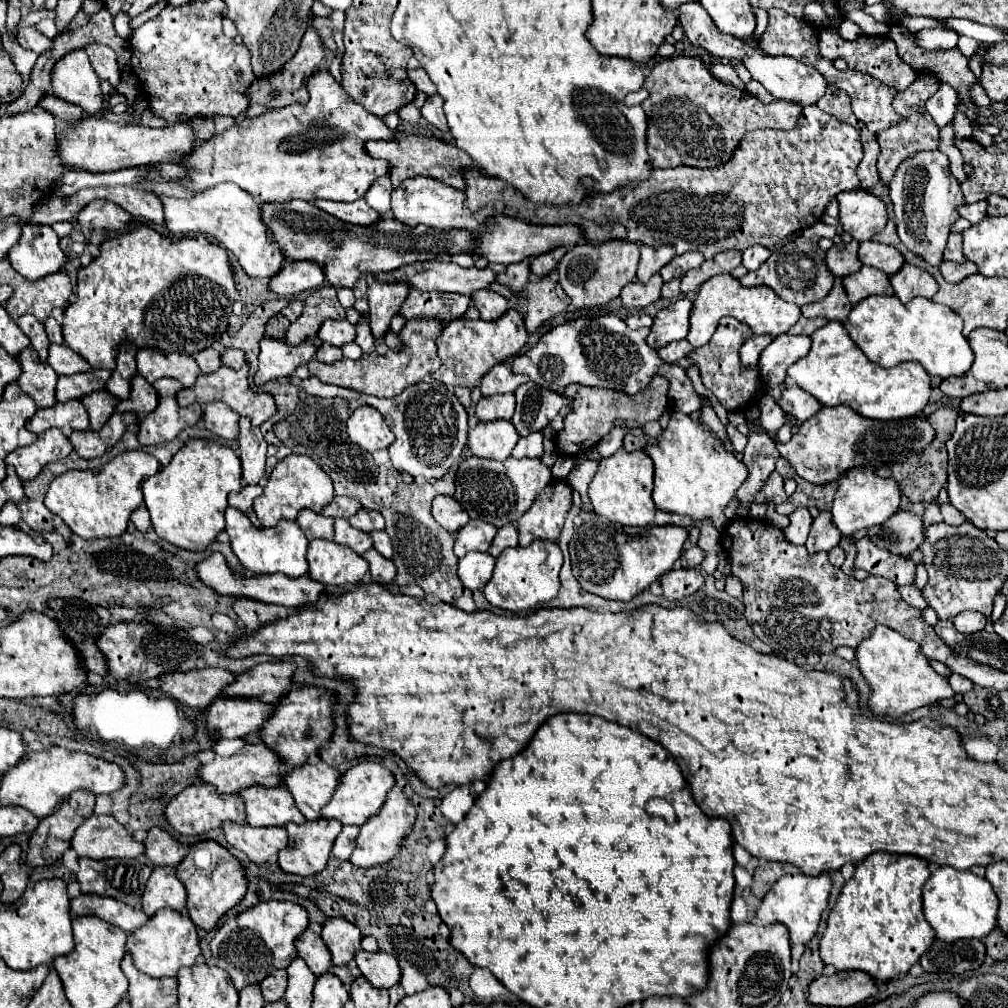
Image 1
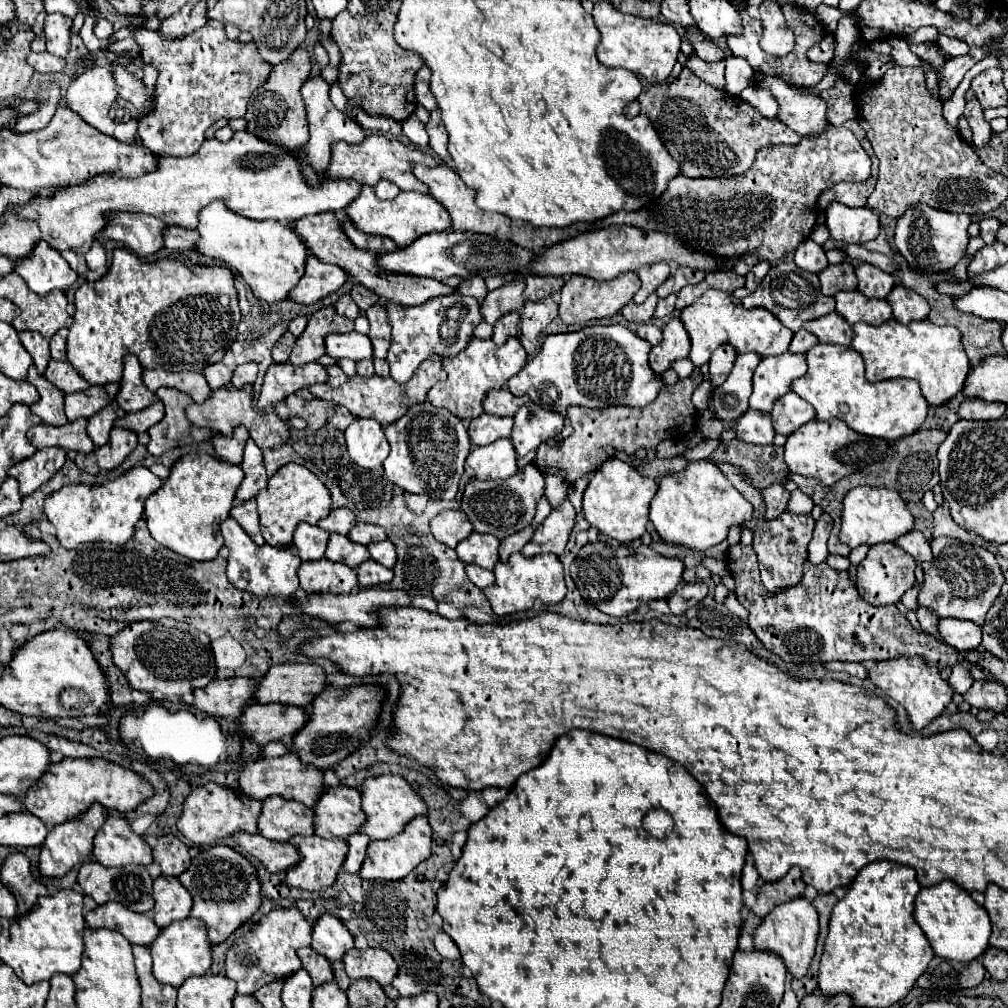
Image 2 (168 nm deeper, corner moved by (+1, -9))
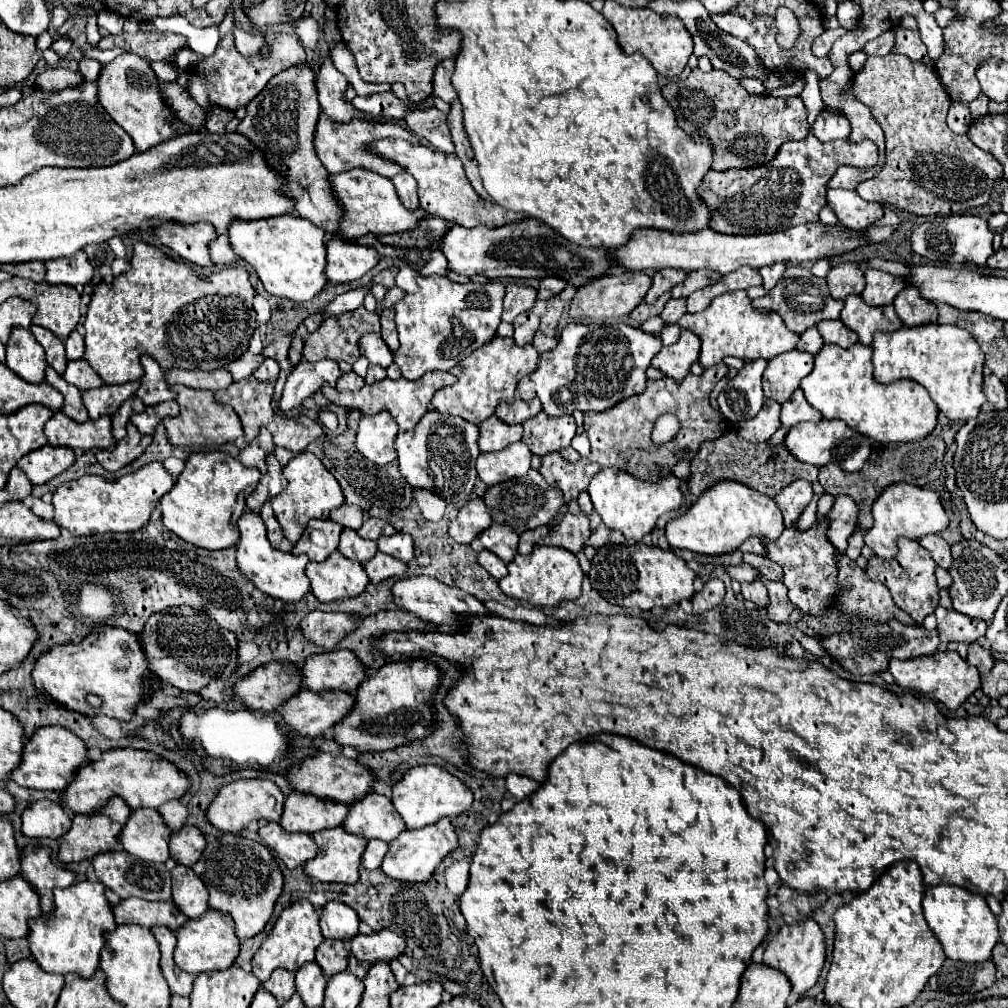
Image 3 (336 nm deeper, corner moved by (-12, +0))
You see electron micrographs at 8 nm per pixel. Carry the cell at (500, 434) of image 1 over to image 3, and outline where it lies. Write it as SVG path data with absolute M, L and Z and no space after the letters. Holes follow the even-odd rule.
M522 441L512 443L510 447L504 447L502 451L480 453L480 457L476 459L478 477L488 487L512 477L522 477L530 469L530 457L532 453Z

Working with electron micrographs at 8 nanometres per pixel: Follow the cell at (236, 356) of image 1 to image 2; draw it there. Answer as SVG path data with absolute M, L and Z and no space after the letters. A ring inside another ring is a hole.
M249 362L249 364L241 364L235 368L233 374L233 386L235 388L243 388L245 384L253 384L257 378L257 364Z

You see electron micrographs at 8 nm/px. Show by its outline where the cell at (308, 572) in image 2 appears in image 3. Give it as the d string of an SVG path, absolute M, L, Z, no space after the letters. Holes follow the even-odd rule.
M334 551L322 563L308 563L306 575L310 579L312 593L324 603L356 597L368 583L364 567L356 561L346 559L340 551Z

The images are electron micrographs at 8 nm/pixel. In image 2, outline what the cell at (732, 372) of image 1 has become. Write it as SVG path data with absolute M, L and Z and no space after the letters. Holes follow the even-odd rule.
M727 344L717 348L717 352L713 352L713 356L709 360L709 374L711 374L711 384L715 388L727 380L731 368L733 368L733 362L735 362L735 354L733 354L733 348L729 348Z

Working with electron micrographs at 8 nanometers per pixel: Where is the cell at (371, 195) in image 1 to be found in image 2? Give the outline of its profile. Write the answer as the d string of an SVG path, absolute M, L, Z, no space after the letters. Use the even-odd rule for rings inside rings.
M381 182L381 184L377 184L375 186L375 192L377 192L377 196L381 198L381 200L391 200L391 198L395 198L399 192L401 192L401 188L397 188L393 182Z

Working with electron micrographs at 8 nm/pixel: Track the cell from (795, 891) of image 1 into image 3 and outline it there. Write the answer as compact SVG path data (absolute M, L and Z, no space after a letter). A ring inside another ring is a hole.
M812 917L804 919L798 925L782 925L780 931L770 939L770 943L766 945L766 951L764 951L764 963L786 973L792 983L792 991L798 995L802 995L810 987L814 987L814 983L818 981L820 971L824 967L824 957L826 957L824 933Z

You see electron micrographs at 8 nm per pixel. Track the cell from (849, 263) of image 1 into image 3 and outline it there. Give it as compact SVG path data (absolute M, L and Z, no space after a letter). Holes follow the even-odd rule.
M854 261L832 267L826 281L834 299L846 299L848 295L860 295L864 291L864 273Z

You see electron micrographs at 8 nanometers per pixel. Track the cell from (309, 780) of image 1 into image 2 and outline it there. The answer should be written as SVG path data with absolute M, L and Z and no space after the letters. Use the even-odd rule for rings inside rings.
M325 788L315 804L315 834L321 838L349 838L365 824L361 794L355 788Z

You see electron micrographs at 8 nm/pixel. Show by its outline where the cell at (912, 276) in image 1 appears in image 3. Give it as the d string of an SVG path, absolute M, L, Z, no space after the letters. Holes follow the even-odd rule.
M904 287L894 299L894 307L906 327L934 323L938 317L936 305L926 303L926 299L922 299L922 295L918 295L918 291L914 291L914 287Z

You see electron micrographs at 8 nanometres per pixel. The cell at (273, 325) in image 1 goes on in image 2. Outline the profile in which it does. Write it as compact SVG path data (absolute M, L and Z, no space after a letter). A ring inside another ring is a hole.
M285 332L285 336L281 336L281 340L275 344L273 348L273 360L277 364L283 364L289 360L289 354L291 354L291 348L295 344L295 336L291 332Z

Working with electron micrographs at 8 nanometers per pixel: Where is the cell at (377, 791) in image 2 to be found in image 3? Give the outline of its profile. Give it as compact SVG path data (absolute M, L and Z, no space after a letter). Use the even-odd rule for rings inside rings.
M416 765L404 773L404 777L392 787L392 803L400 813L408 829L420 829L428 823L436 823L442 817L456 817L472 805L470 789L436 765Z

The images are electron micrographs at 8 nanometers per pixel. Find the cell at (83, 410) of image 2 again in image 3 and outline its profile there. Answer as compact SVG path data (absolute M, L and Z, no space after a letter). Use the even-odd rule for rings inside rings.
M138 381L122 383L122 385L102 385L96 389L88 389L82 393L84 407L88 409L90 419L98 419L100 415L112 415L118 407L136 393L140 387Z

